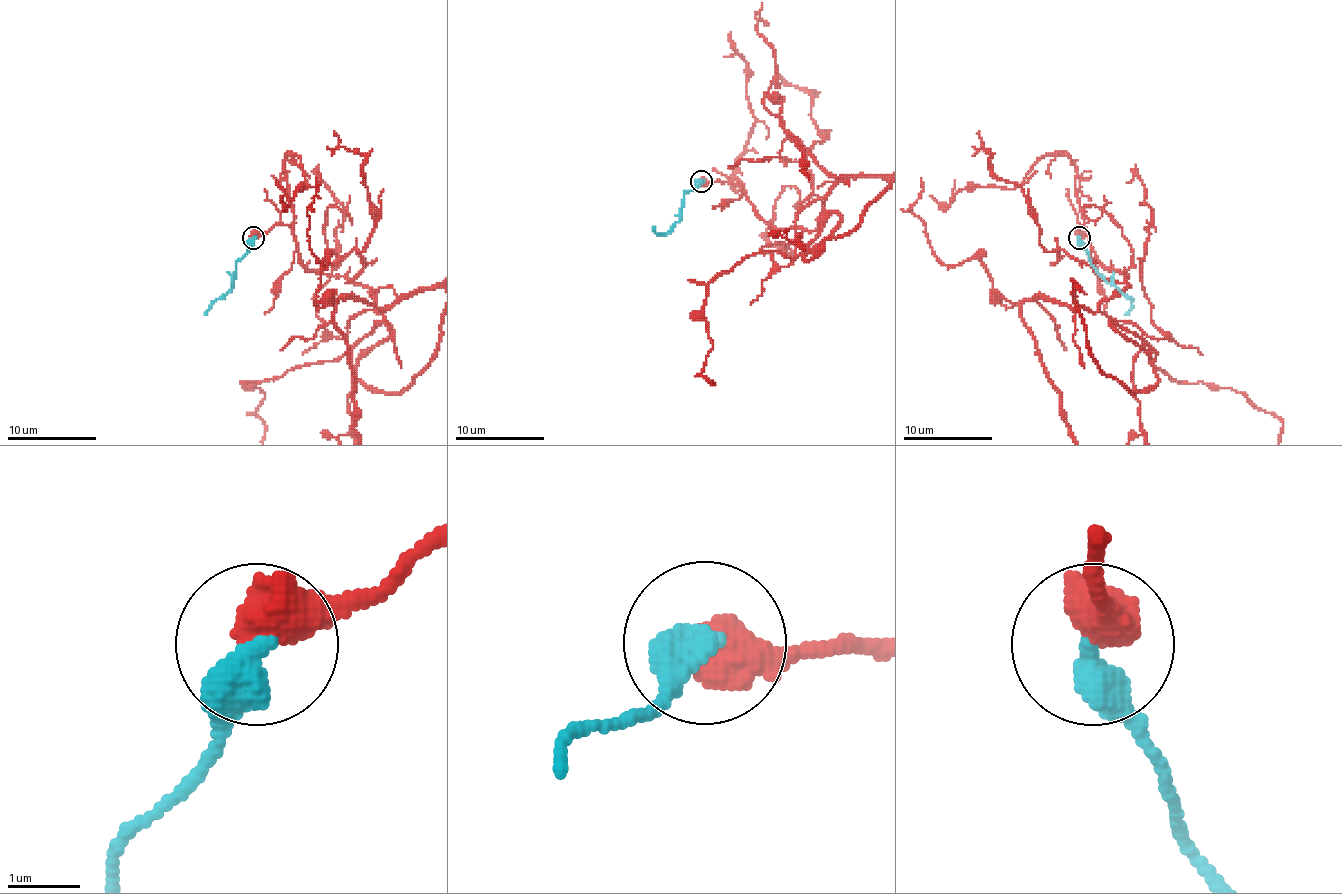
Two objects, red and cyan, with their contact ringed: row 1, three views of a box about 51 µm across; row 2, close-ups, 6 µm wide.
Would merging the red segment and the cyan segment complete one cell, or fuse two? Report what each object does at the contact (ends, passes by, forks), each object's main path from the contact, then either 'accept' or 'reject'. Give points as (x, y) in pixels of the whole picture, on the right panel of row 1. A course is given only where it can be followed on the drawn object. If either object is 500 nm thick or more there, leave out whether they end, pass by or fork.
cyan via (1080, 238), (1080, 245), (1088, 254), (1091, 265), (1131, 298), (1131, 310), (1124, 314) | accept

